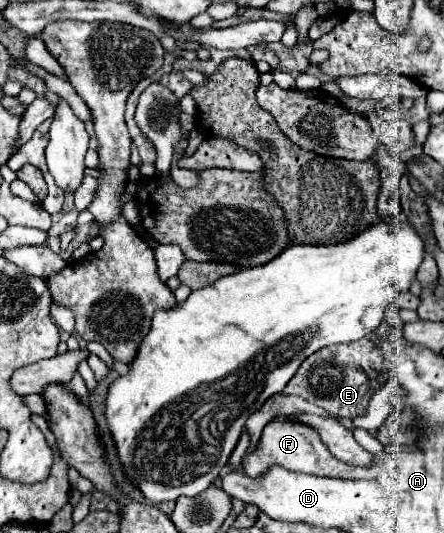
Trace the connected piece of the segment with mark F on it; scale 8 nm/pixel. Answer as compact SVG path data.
M273 419L271 423L267 423L257 451L243 457L243 469L249 477L261 477L261 473L265 473L273 465L285 467L289 471L321 475L321 477L339 477L339 479L375 479L379 475L379 457L373 457L371 467L355 467L355 465L351 467L339 461L337 457L333 457L331 451L319 441L319 435L311 427L281 419Z

